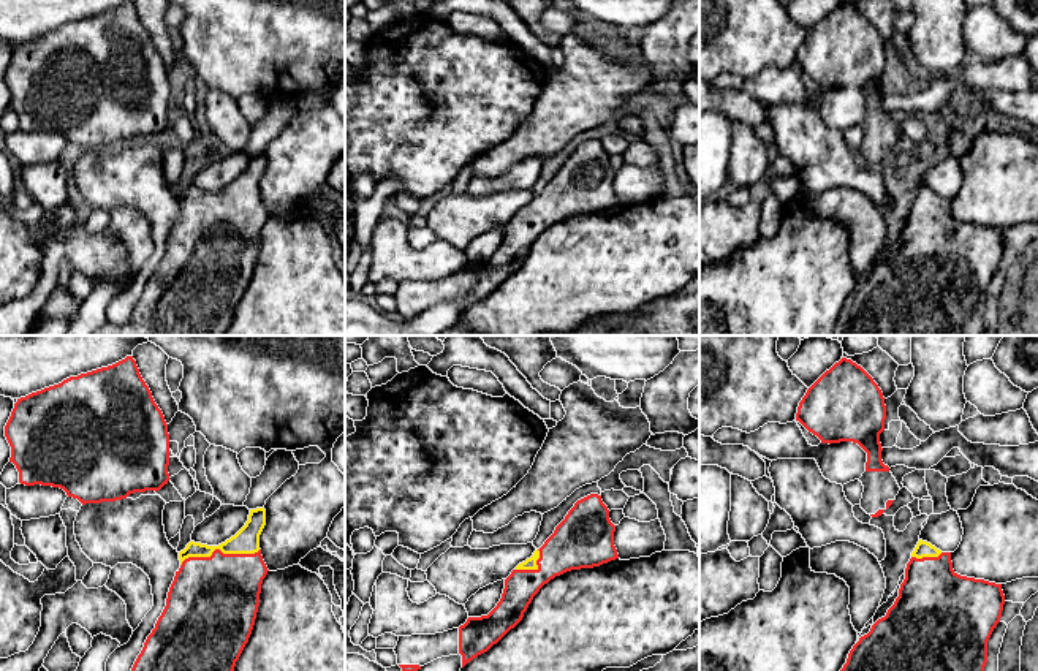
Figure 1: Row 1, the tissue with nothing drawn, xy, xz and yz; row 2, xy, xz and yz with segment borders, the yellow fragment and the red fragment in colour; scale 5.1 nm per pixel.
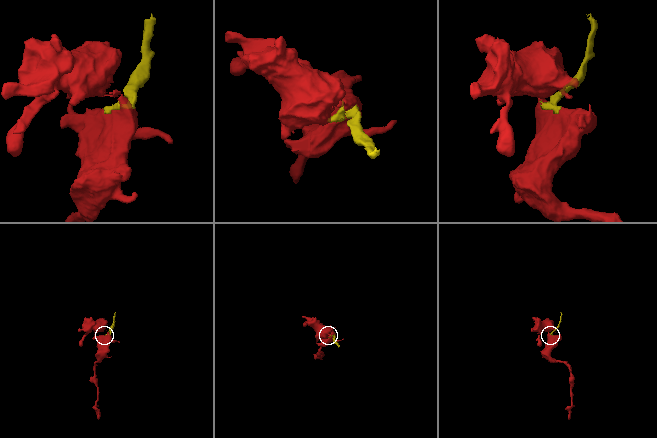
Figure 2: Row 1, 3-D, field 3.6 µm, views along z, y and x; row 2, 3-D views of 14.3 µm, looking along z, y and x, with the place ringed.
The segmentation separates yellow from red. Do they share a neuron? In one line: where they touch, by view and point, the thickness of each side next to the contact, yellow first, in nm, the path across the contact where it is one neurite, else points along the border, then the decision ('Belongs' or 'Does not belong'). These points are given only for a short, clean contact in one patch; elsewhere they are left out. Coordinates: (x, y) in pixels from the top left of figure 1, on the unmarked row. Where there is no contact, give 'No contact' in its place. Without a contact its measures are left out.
Touches yellow at xy (219, 193). Thickness 130 nm (yellow) against 420 nm. Belongs

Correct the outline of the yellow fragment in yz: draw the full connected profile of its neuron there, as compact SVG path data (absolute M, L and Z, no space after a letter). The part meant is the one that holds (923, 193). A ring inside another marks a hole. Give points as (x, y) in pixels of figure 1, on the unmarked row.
M919 185L899 242L853 291L835 336L979 336L986 329L987 286L1003 250L1002 229L957 220L951 198Z

